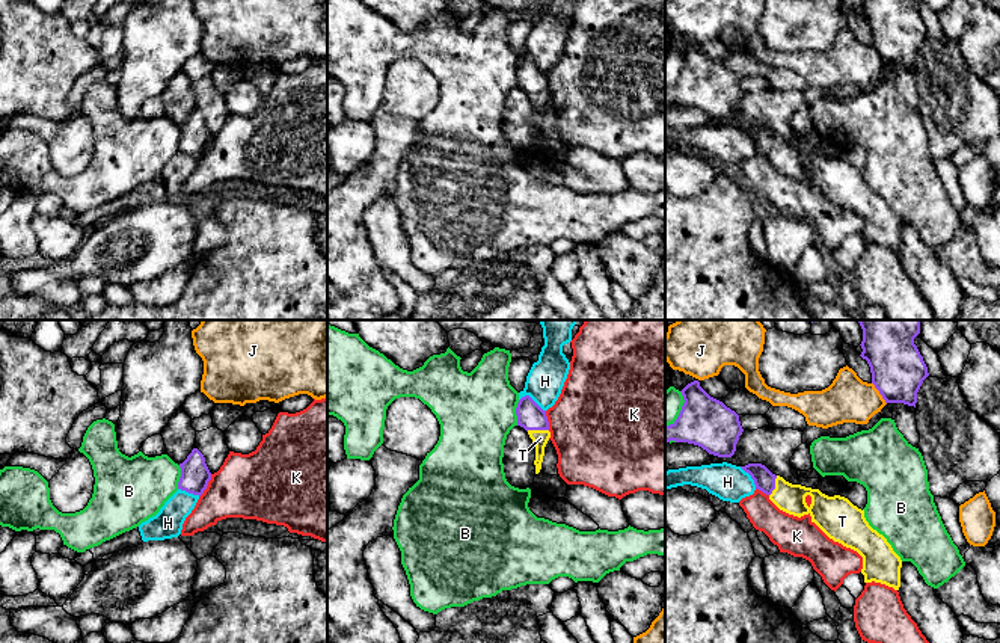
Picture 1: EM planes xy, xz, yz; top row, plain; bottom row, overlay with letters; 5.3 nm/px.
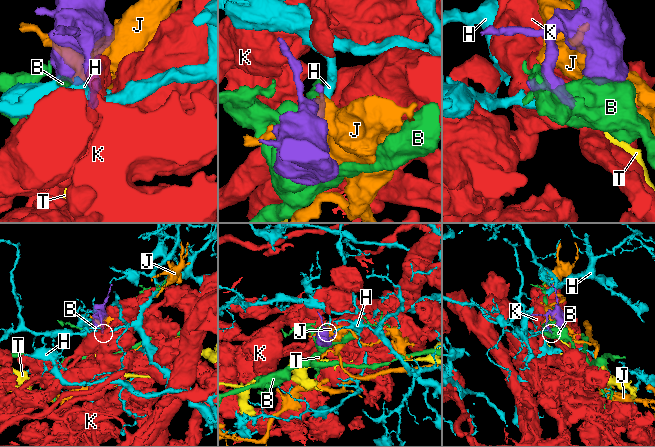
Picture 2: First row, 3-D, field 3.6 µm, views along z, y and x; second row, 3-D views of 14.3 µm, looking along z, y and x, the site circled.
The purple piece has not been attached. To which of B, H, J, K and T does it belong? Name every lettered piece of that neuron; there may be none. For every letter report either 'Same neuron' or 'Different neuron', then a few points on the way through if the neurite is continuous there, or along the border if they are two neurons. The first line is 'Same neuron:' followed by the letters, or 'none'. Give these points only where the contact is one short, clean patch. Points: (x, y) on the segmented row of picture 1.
Same neuron: T
B: Different neuron
H: Different neuron
J: Different neuron
K: Different neuron. Boundary: xy (211, 474), (207, 488), (199, 497)
T: Same neuron. Path across: xz (530, 415), (537, 429), (540, 438)

